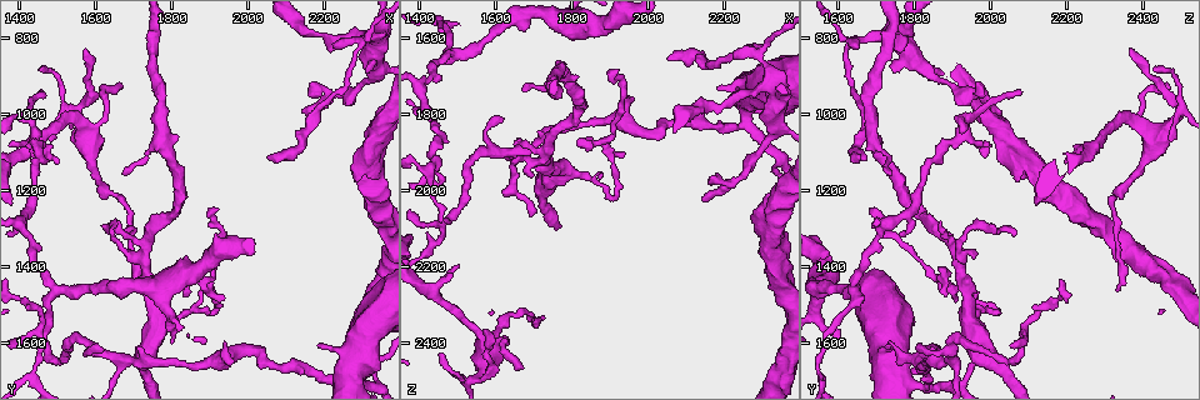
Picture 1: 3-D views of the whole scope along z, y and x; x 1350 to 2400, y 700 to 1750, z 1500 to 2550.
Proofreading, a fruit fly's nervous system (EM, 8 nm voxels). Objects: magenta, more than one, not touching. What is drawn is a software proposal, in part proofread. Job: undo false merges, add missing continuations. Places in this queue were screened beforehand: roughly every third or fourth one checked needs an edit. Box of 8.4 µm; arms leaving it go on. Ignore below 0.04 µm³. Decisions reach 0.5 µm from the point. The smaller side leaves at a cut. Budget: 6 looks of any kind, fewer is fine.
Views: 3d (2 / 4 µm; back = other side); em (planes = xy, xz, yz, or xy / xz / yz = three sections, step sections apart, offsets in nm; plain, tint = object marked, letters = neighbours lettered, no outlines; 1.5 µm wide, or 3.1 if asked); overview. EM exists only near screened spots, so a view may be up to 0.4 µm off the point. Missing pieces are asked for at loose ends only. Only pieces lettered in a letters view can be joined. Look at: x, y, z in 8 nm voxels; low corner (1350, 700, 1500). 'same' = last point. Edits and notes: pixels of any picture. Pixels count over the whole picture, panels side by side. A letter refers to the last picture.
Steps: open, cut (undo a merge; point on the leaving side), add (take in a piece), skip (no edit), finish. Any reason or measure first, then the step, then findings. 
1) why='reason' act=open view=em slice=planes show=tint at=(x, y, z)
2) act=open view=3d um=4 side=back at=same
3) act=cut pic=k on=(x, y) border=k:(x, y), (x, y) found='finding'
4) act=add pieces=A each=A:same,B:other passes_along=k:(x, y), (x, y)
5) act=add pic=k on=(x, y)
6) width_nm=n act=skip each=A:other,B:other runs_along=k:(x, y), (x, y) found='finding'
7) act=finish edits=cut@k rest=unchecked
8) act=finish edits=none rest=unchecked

why='thin end' act=open view=em slice=xz step=4 show=letters at=(1615, 1625, 1810)

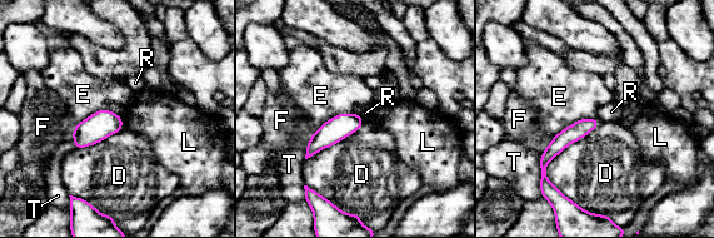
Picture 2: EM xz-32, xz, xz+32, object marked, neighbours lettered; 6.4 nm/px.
why='cut it another way' act=open view=em slice=planes show=letters at=same

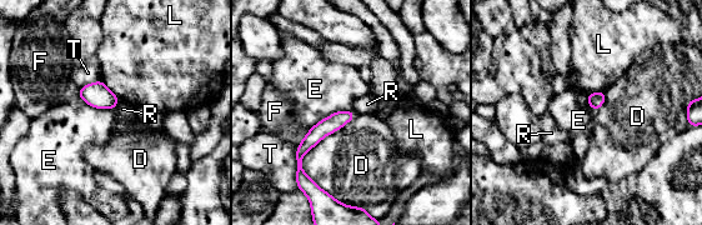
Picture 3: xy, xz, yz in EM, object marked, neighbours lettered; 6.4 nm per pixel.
act=skip each=D:other,E:other,F:other,L:other,R:other,T:other runs_along=3:(350, 114), (325, 126), (299, 160) found='no lettered piece goes on from it'

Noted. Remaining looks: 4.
why='thin end' act=open view=em slice=xy step=4 show=tint at=(2220, 830, 1640)

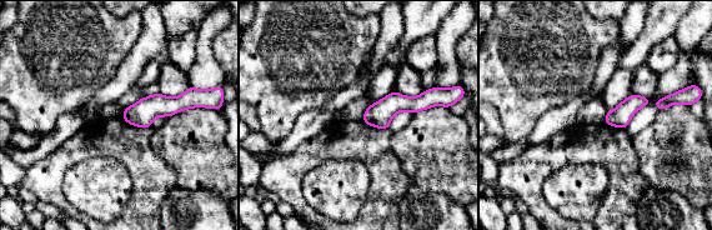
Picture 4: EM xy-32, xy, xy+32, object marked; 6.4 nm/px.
why='another direction' act=open view=em slice=planes show=letters at=same

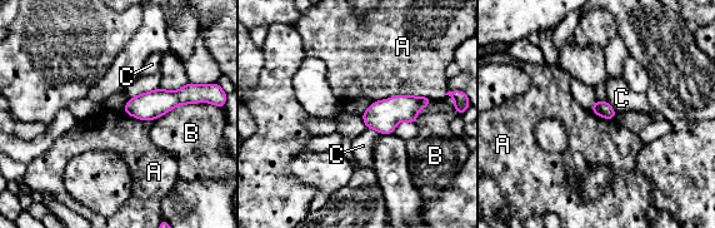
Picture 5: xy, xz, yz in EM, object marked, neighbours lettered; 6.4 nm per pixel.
act=skip each=A:other,B:other,C:other border=5:(430, 97), (393, 95), (374, 102) found='no lettered piece goes on from it'

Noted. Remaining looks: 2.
why='long arm stops here' act=open view=em slice=planes show=plain at=(2055, 1115, 1665)

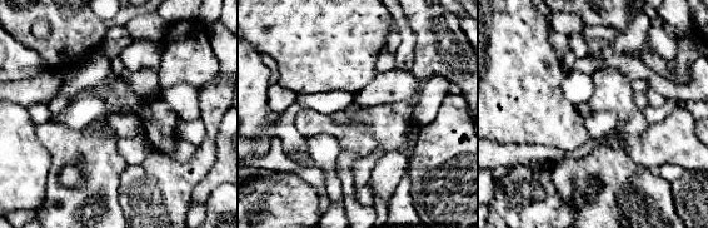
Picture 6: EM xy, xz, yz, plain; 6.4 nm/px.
act=open view=em slice=planes show=letters at=same

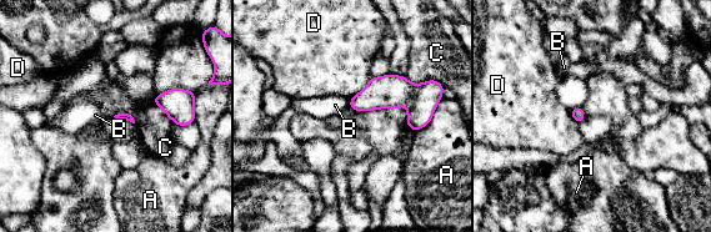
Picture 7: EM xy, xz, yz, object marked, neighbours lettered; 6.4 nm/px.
act=skip each=A:other,B:other,C:other,D:other border=7:(350, 100), (349, 106) found='none of them fits'

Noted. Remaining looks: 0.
act=finish edits=none rest=unchecked

